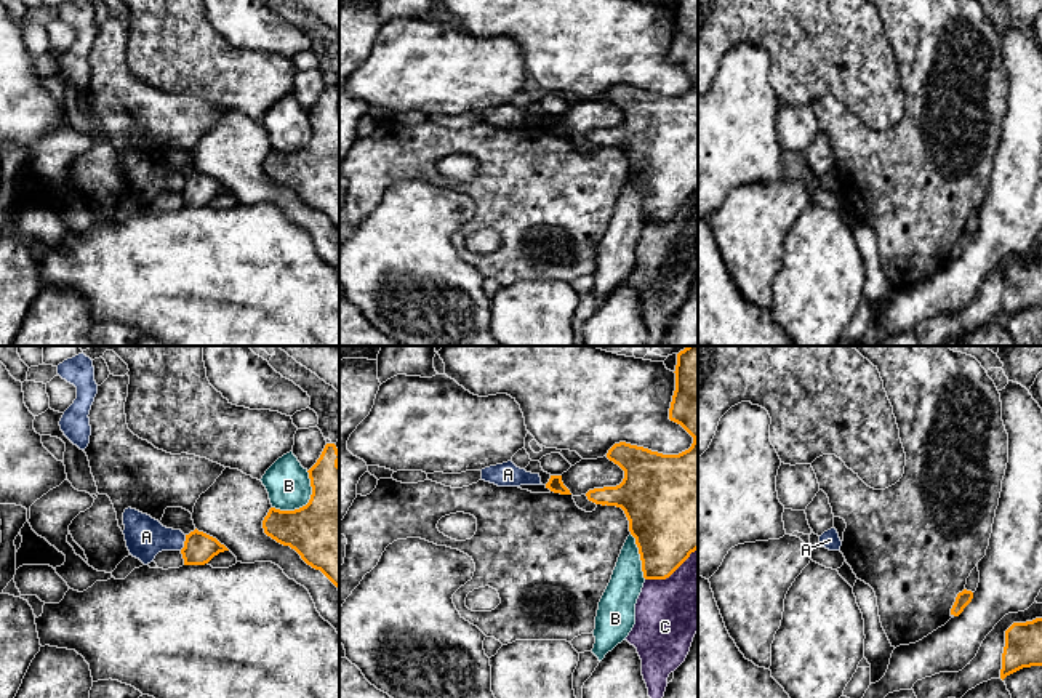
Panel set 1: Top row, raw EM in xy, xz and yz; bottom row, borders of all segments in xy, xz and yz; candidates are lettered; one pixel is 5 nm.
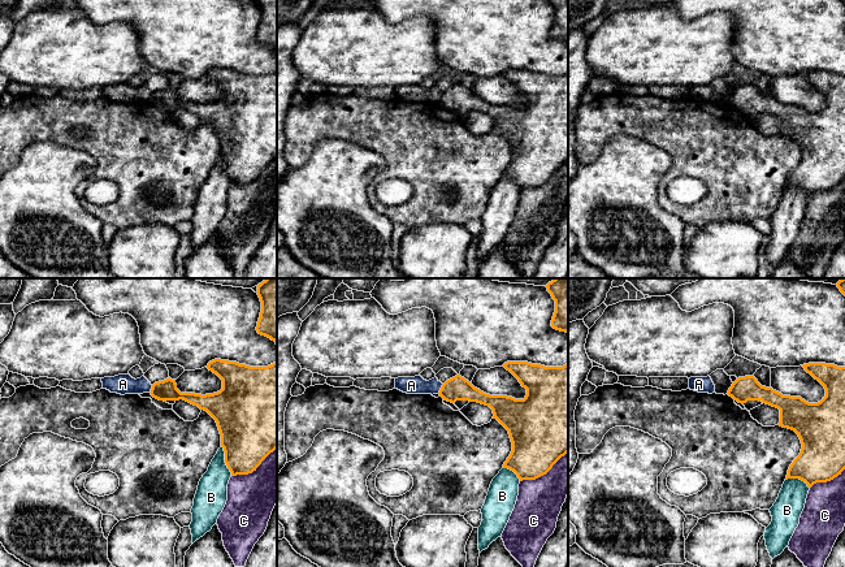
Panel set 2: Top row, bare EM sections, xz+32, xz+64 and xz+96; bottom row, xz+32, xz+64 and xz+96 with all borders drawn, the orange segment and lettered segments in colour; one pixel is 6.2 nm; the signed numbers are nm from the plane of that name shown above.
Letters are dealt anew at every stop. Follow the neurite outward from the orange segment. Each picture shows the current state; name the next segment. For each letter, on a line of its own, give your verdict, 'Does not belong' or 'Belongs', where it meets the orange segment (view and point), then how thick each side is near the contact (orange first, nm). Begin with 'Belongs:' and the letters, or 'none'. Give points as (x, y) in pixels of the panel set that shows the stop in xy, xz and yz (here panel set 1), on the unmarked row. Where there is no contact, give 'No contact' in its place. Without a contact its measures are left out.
Belongs: none
A: Does not belong. Touches orange at xy (184, 184). Thickness 160 nm (orange) against 200 nm
B: Does not belong. Touches orange at xy (306, 146). Thickness 420 nm (orange) against 220 nm
C: Does not belong. Touches orange at xz (671, 215). Thickness 360 nm (orange) against 340 nm

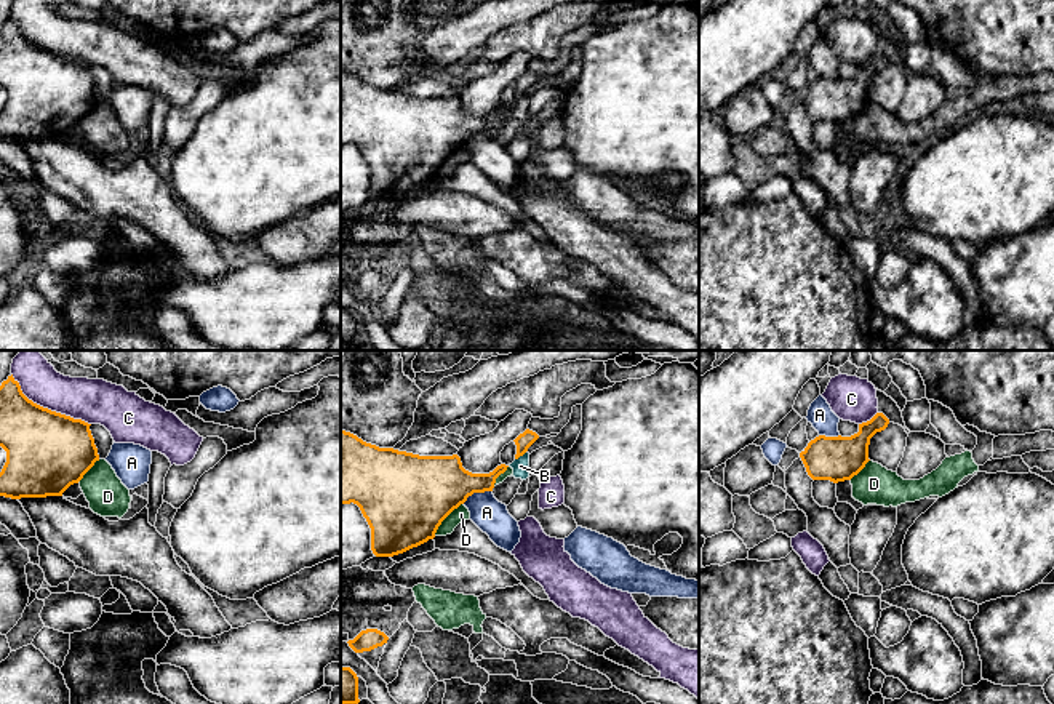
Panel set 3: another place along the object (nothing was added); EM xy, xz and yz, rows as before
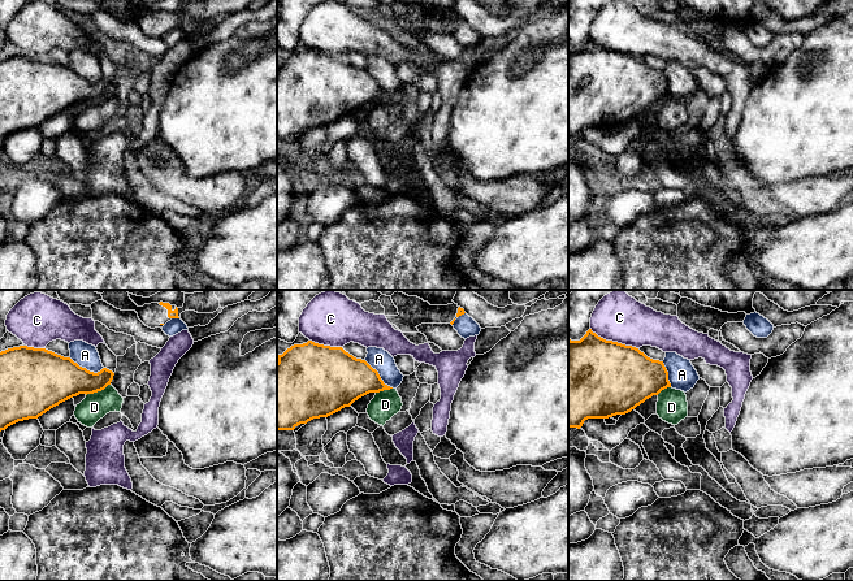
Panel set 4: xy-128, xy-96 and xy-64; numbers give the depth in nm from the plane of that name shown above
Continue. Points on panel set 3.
Belongs: none
A: Does not belong. Touches orange at xz (477, 133). Thickness 340 nm (orange) against 170 nm
B: Does not belong. Touches orange at xz (520, 96). Thickness 80 nm (orange) against 90 nm
C: Does not belong. Touches orange at xy (47, 50). Thickness 420 nm (orange) against 220 nm
D: Does not belong. Touches orange at xz (445, 159). Thickness 440 nm (orange) against 80 nm

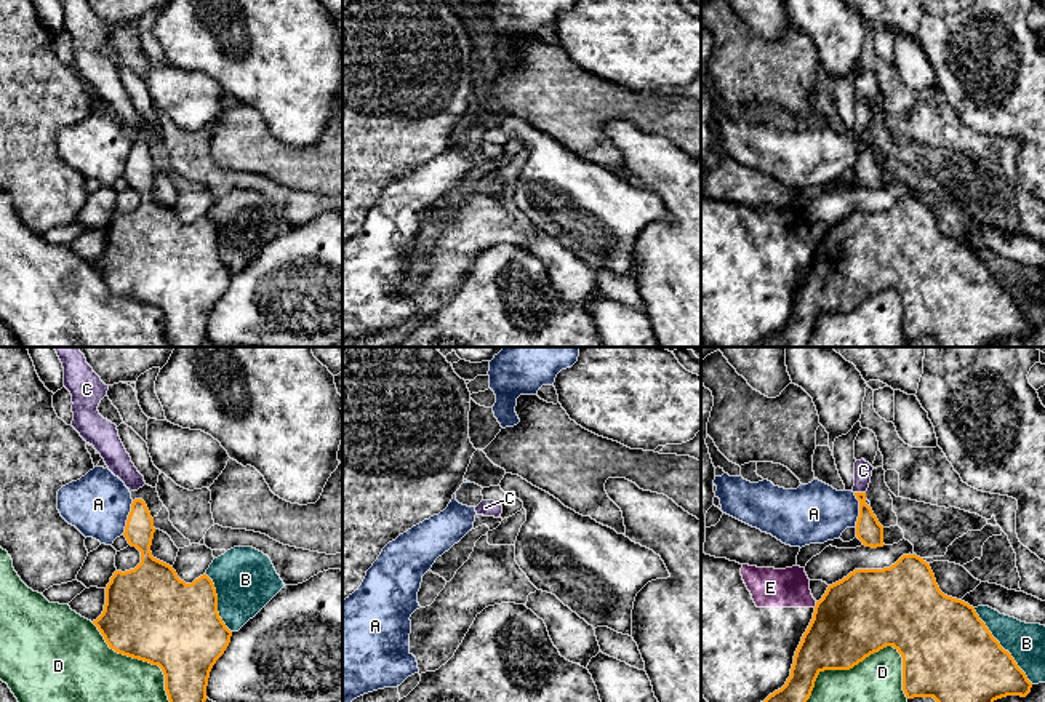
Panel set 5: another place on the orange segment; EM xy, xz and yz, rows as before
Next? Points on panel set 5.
Belongs: C
A: Does not belong. Touches orange at yz (860, 152). Thickness 140 nm (orange) against 300 nm
B: Does not belong. Touches orange at yz (1000, 288). Thickness 460 nm (orange) against 190 nm
C: Belongs. Touches orange at yz (860, 135). Thickness 140 nm (orange) against 100 nm
D: Does not belong. Touches orange at yz (845, 311). Thickness 380 nm (orange) against 400 nm
E: Does not belong. Touches orange at yz (816, 247). Thickness 400 nm (orange) against 200 nm

